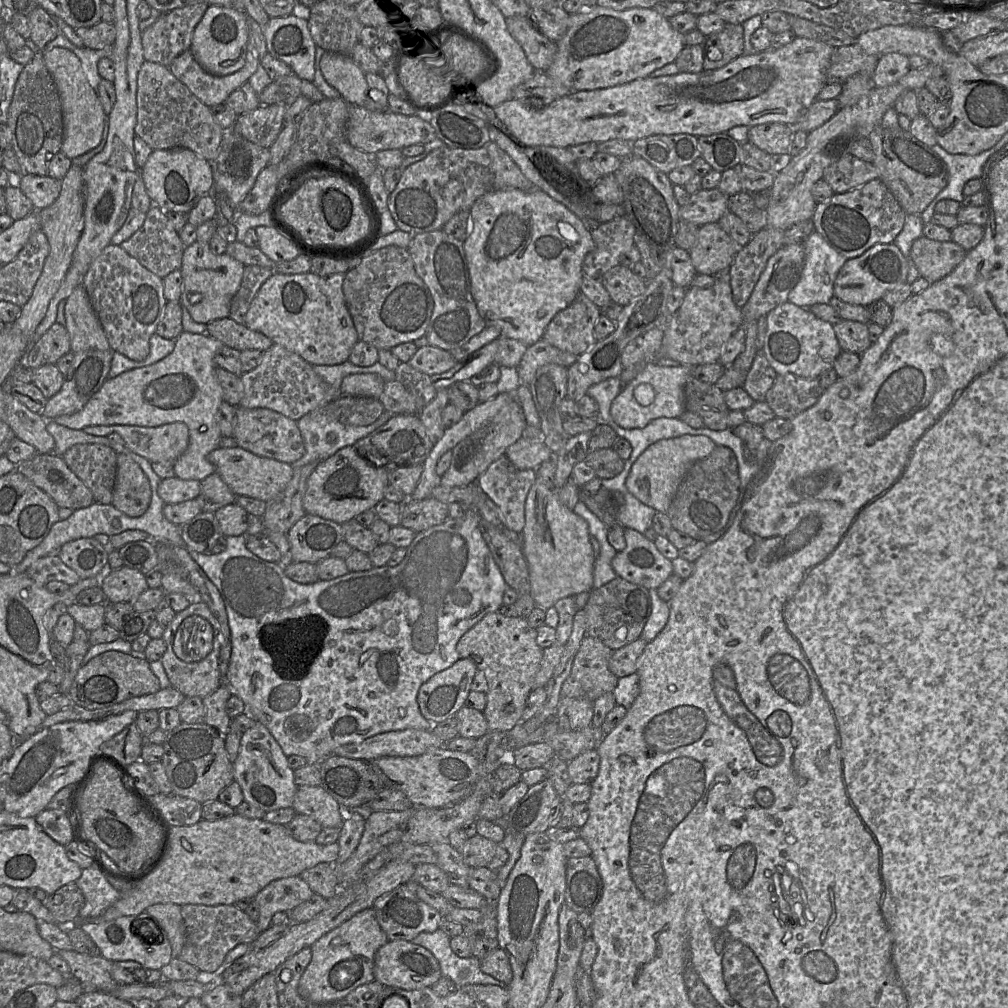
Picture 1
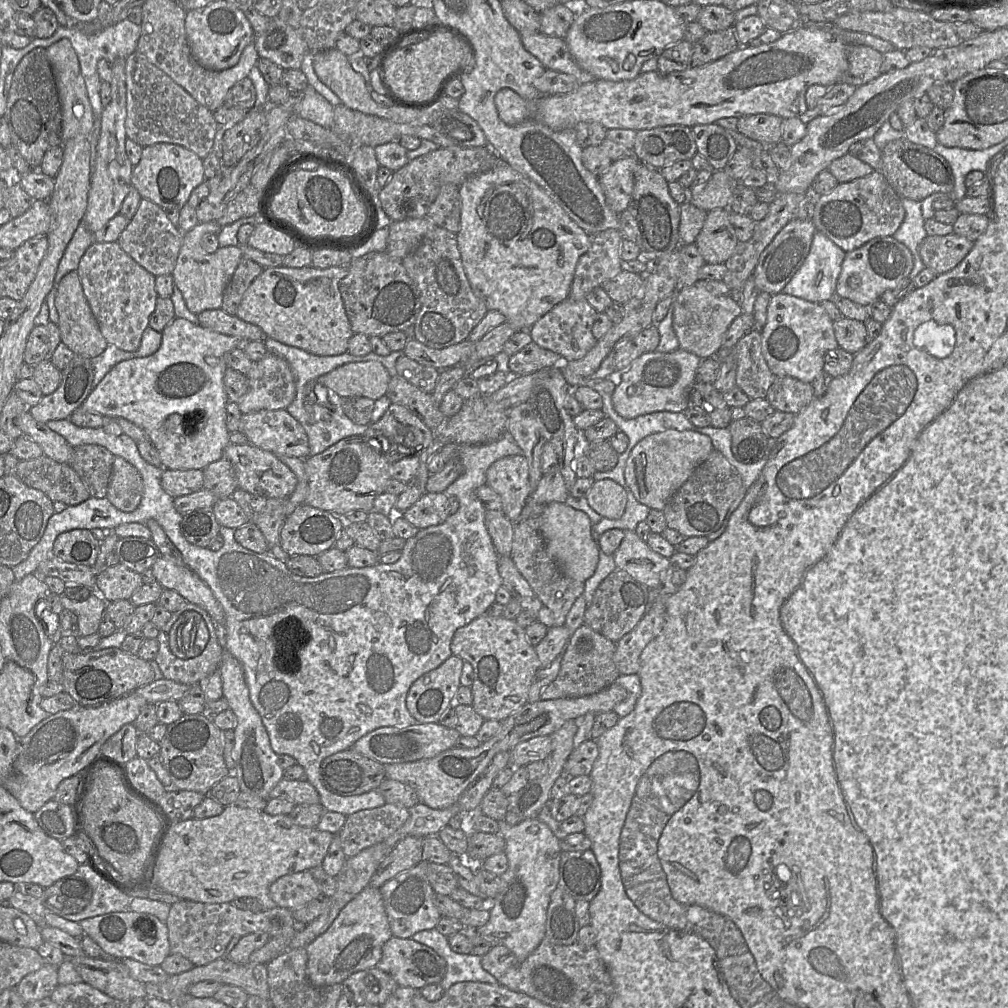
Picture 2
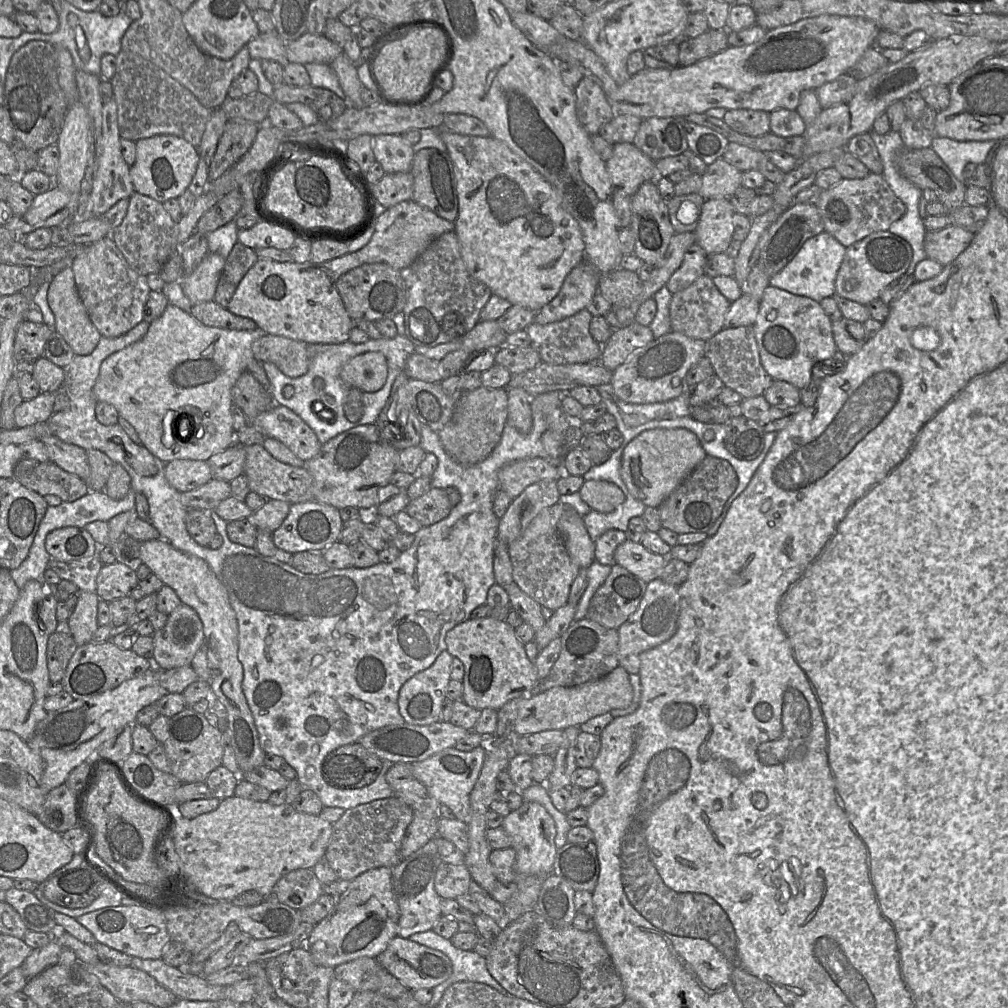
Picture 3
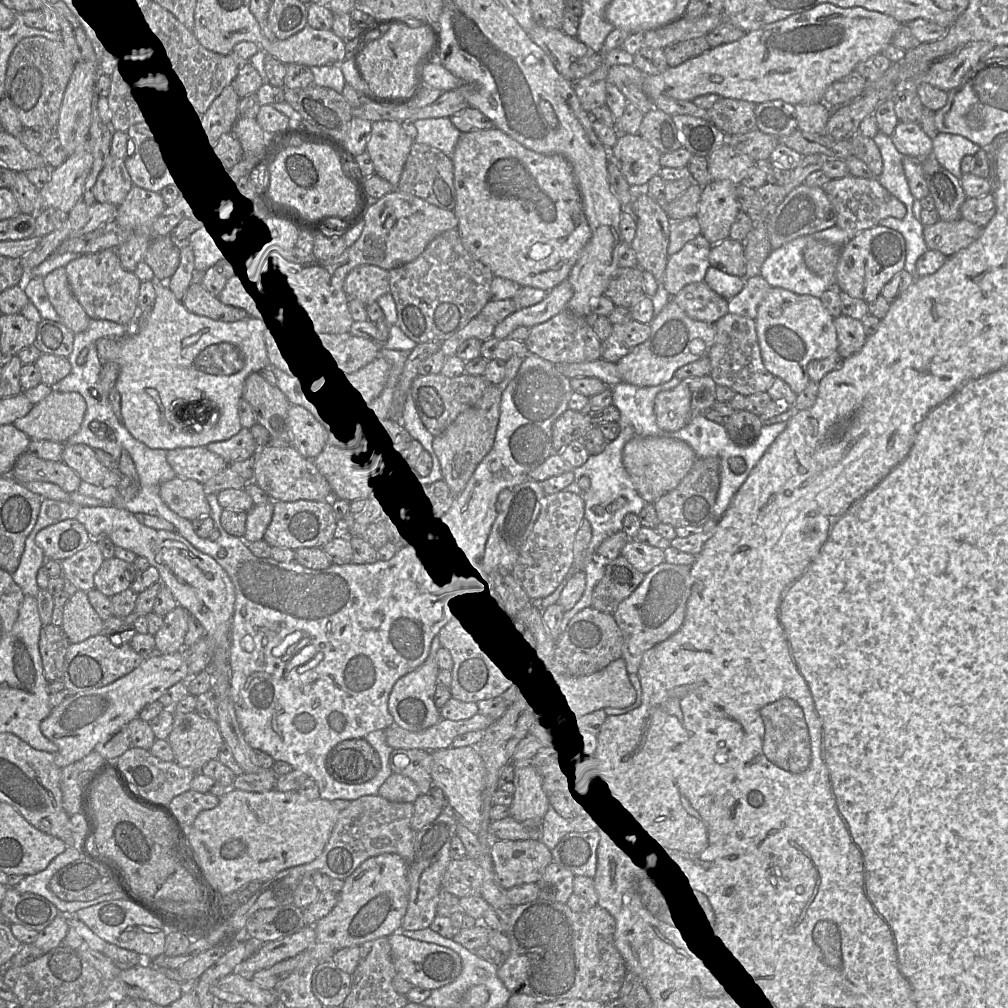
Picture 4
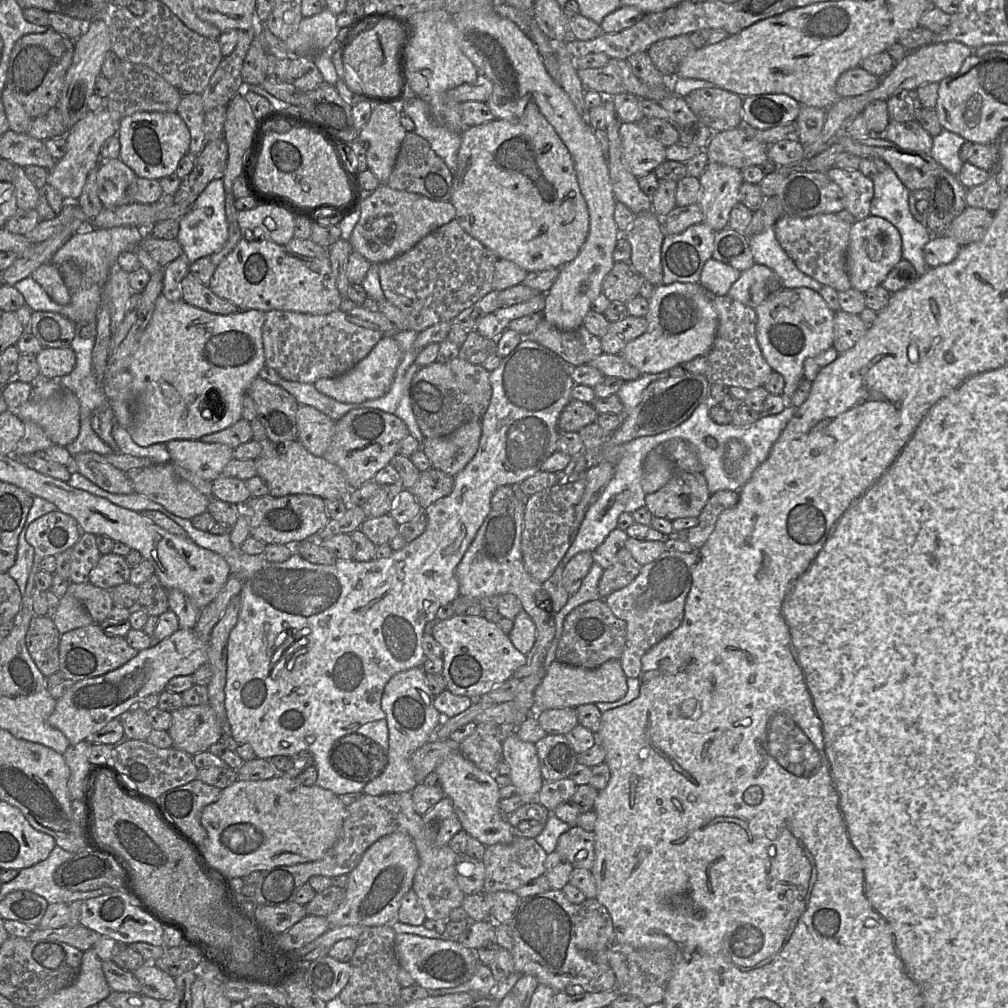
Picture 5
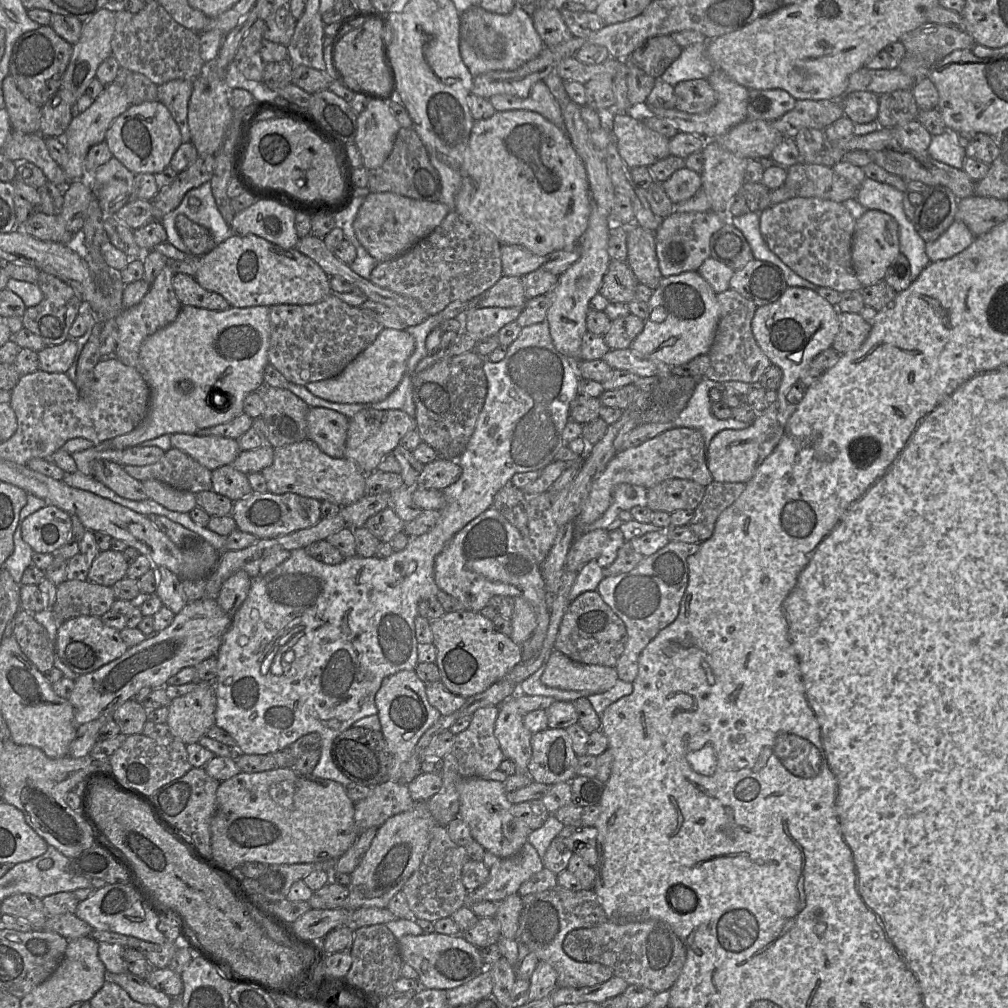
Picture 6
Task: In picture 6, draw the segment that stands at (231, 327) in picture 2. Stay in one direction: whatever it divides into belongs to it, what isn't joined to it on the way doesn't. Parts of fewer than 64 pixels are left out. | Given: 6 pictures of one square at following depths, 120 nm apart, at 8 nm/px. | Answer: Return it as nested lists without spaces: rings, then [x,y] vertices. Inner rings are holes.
[[[174,274],[172,286],[183,306],[189,305],[213,311],[223,311],[231,307],[220,294],[204,289],[187,274]]]

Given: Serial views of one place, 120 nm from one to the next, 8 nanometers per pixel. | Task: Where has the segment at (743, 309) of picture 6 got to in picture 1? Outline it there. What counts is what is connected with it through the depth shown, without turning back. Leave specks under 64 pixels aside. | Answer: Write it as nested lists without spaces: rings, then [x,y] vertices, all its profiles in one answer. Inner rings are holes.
[[[758,351],[747,373],[743,388],[755,402],[765,401],[766,394],[777,376],[778,374],[769,364],[763,351]]]

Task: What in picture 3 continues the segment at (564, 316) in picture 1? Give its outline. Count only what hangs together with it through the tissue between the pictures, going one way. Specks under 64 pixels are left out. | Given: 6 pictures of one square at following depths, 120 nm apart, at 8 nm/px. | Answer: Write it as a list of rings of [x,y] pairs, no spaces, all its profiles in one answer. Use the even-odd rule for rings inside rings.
[[[582,309],[575,314],[562,320],[545,325],[532,322],[525,331],[530,337],[530,346],[540,355],[542,362],[549,364],[576,364],[599,362],[602,352],[602,345],[590,334],[590,322],[593,315]]]

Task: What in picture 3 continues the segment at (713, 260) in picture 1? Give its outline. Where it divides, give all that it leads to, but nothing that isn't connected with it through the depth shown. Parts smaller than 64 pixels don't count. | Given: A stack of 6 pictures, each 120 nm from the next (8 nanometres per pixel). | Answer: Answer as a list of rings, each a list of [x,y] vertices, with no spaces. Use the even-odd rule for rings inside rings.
[[[728,198],[704,201],[694,233],[696,243],[707,255],[730,252],[733,249],[736,214]]]

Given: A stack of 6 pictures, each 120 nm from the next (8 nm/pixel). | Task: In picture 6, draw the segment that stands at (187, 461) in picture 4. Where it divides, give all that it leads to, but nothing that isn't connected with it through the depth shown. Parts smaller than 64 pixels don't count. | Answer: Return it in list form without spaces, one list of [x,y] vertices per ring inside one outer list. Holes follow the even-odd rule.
[[[176,433],[171,435],[171,446],[211,471],[231,464],[241,452],[238,440],[221,436]]]

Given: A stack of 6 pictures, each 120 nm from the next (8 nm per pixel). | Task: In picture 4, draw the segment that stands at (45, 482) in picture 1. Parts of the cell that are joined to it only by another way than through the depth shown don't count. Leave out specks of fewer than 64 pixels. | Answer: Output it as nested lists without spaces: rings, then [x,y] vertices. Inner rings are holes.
[[[28,451],[16,460],[11,470],[11,477],[19,483],[50,482],[69,494],[77,492],[82,481],[77,473],[64,462],[44,460]]]

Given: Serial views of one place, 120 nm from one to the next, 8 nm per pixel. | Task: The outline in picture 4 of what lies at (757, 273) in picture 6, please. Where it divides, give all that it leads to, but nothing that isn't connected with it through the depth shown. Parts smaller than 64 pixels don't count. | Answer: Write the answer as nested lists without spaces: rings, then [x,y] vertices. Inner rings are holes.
[[[761,275],[746,278],[741,292],[728,300],[728,312],[756,320],[758,306],[770,288]]]

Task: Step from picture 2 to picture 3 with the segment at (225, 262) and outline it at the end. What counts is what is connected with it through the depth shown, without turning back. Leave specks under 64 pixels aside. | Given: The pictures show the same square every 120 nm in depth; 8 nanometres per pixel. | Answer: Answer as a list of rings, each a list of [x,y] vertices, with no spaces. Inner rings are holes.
[[[208,253],[191,275],[180,280],[185,296],[192,305],[213,301],[226,258]]]

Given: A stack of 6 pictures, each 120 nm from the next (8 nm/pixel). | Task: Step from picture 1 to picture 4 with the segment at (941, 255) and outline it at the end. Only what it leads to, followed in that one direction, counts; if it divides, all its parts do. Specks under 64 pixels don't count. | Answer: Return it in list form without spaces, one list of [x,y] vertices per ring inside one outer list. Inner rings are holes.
[[[965,219],[942,221],[924,227],[924,240],[928,249],[950,257],[967,248],[982,233],[983,228]]]

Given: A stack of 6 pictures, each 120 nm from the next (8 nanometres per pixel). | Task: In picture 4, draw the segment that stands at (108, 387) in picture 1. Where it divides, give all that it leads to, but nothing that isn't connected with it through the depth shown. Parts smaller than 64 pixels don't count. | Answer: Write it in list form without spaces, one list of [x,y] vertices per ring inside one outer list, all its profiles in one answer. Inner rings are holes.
[[[154,277],[152,280],[155,289],[155,302],[144,322],[140,322],[139,331],[124,338],[101,338],[96,341],[98,357],[102,365],[106,362],[116,362],[120,371],[116,381],[116,388],[120,394],[122,424],[138,441],[151,449],[172,450],[176,448],[207,446],[211,442],[224,441],[236,435],[241,429],[238,414],[238,404],[243,398],[243,388],[246,378],[254,372],[261,372],[269,367],[269,359],[264,350],[264,324],[252,318],[237,322],[221,322],[189,312],[182,302],[176,299],[169,288],[169,281],[161,281]]]

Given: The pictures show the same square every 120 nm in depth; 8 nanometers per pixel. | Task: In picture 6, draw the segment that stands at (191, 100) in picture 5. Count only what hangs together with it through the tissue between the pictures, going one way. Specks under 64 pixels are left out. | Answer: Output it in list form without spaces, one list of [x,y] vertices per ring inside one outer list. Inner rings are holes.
[[[171,80],[157,86],[157,100],[171,113],[177,123],[182,142],[191,142],[187,120],[188,102],[192,93],[192,81]]]

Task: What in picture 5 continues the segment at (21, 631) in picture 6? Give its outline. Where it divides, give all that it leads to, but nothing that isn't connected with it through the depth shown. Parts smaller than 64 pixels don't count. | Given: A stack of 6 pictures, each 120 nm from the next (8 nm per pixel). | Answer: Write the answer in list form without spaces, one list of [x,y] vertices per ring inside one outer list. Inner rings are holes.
[[[35,615],[26,634],[26,646],[40,672],[48,677],[59,671],[61,634],[48,616]]]

